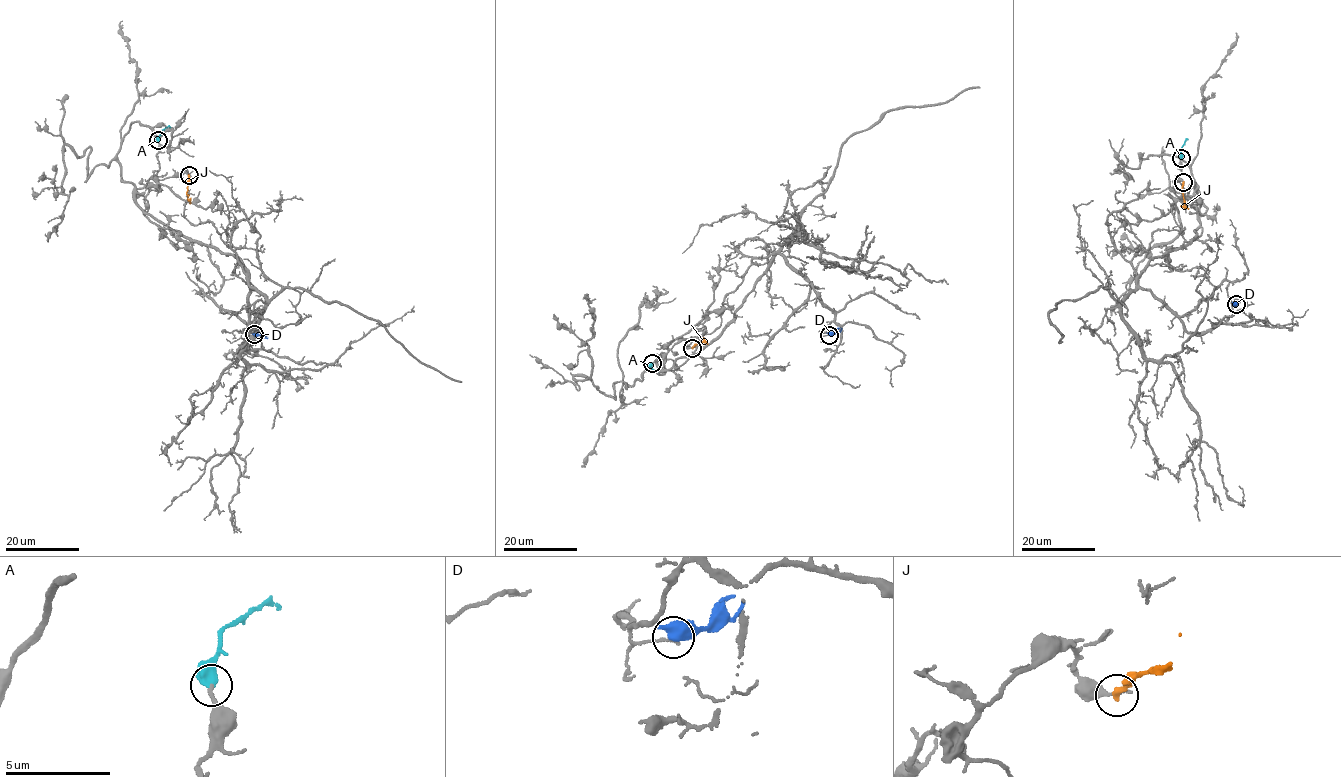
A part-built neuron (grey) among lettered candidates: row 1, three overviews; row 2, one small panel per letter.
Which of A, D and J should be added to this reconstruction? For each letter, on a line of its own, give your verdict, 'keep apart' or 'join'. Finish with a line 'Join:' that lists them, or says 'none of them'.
A: join
D: keep apart
J: keep apart
Join: A

